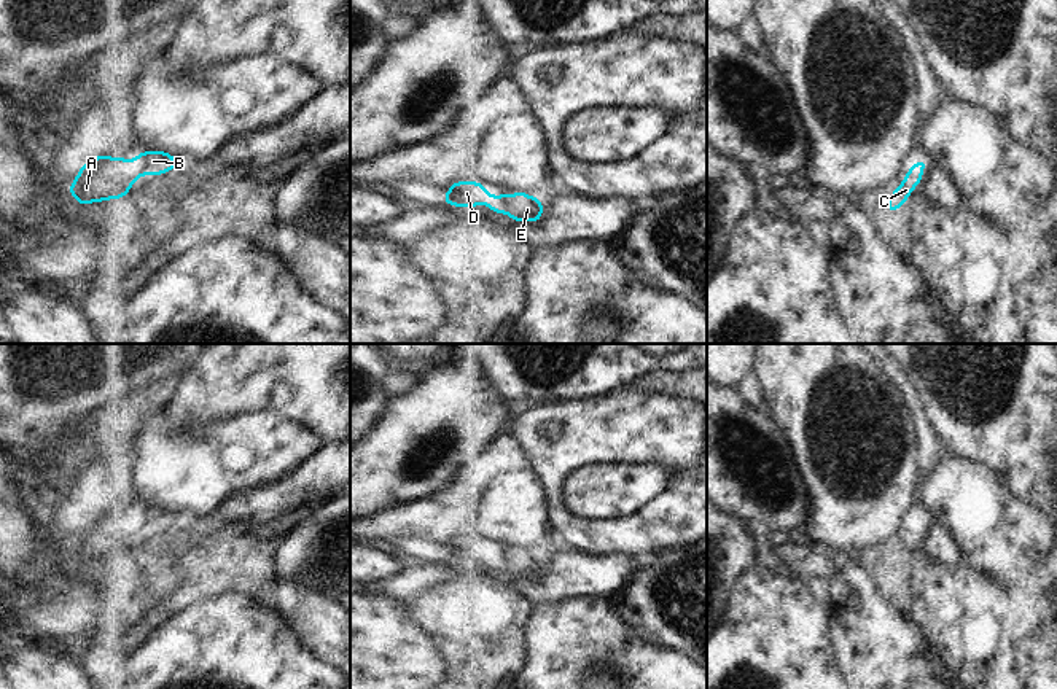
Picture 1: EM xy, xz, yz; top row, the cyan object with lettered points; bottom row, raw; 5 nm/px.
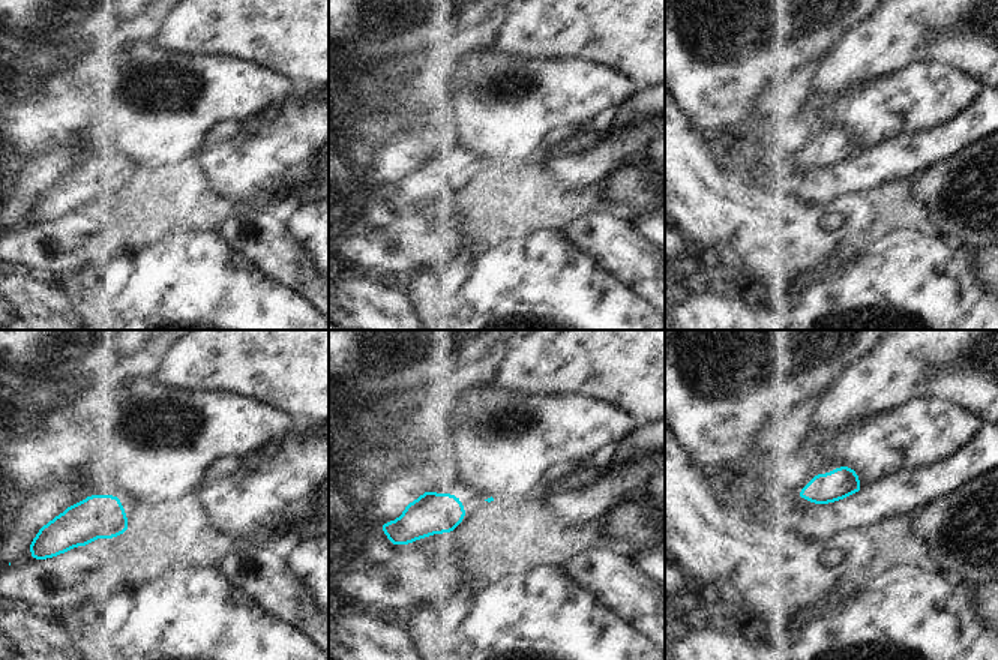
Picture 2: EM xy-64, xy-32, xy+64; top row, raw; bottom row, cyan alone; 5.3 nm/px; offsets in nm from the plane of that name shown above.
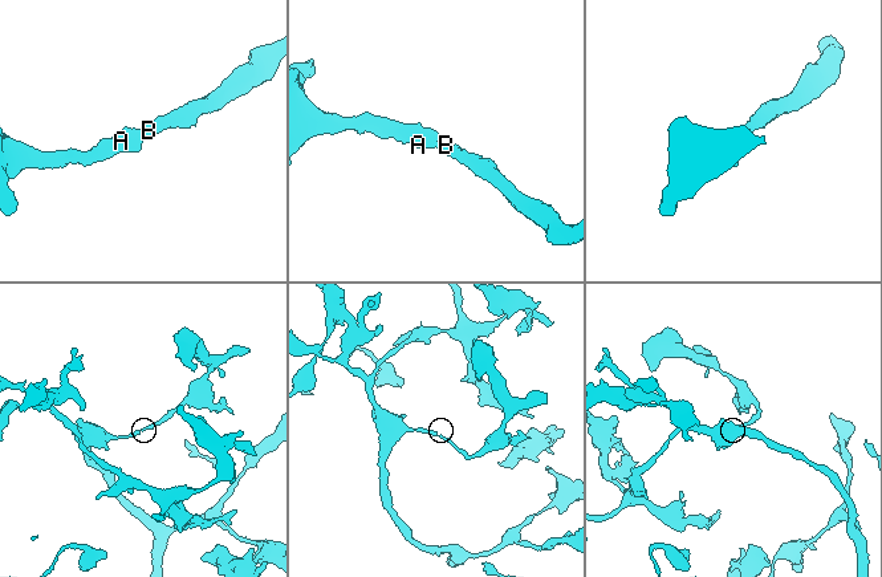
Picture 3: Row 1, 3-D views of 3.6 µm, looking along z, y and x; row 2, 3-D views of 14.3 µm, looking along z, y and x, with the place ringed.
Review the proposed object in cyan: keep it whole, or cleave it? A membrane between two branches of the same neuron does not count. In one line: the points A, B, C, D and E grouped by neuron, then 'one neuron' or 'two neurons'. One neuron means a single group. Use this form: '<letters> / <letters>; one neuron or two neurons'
A B C D E; one neuron

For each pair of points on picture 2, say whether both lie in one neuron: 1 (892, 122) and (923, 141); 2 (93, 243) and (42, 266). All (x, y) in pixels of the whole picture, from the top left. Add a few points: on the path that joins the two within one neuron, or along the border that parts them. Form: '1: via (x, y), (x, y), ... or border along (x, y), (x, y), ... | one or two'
1: border along (946, 122), (914, 134), (892, 137), (880, 144) | two
2: via (81, 243), (72, 245), (54, 260) | one

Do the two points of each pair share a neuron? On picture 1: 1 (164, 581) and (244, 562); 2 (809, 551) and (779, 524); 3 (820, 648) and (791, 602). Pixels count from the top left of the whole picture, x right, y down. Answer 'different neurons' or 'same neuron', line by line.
1: same neuron
2: same neuron
3: same neuron

